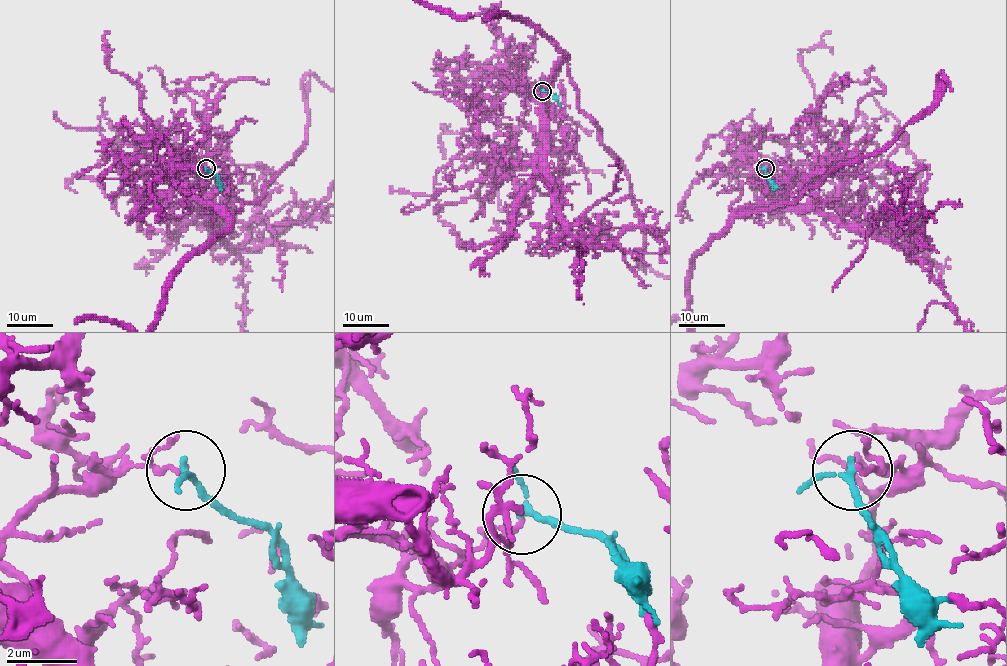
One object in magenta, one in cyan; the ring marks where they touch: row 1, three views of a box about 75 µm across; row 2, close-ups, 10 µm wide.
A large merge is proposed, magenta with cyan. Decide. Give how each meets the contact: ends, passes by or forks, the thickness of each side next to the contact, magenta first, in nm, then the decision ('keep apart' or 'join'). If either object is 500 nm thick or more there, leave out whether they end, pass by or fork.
magenta ends | cyan passes by | 110/160 nm | keep apart

